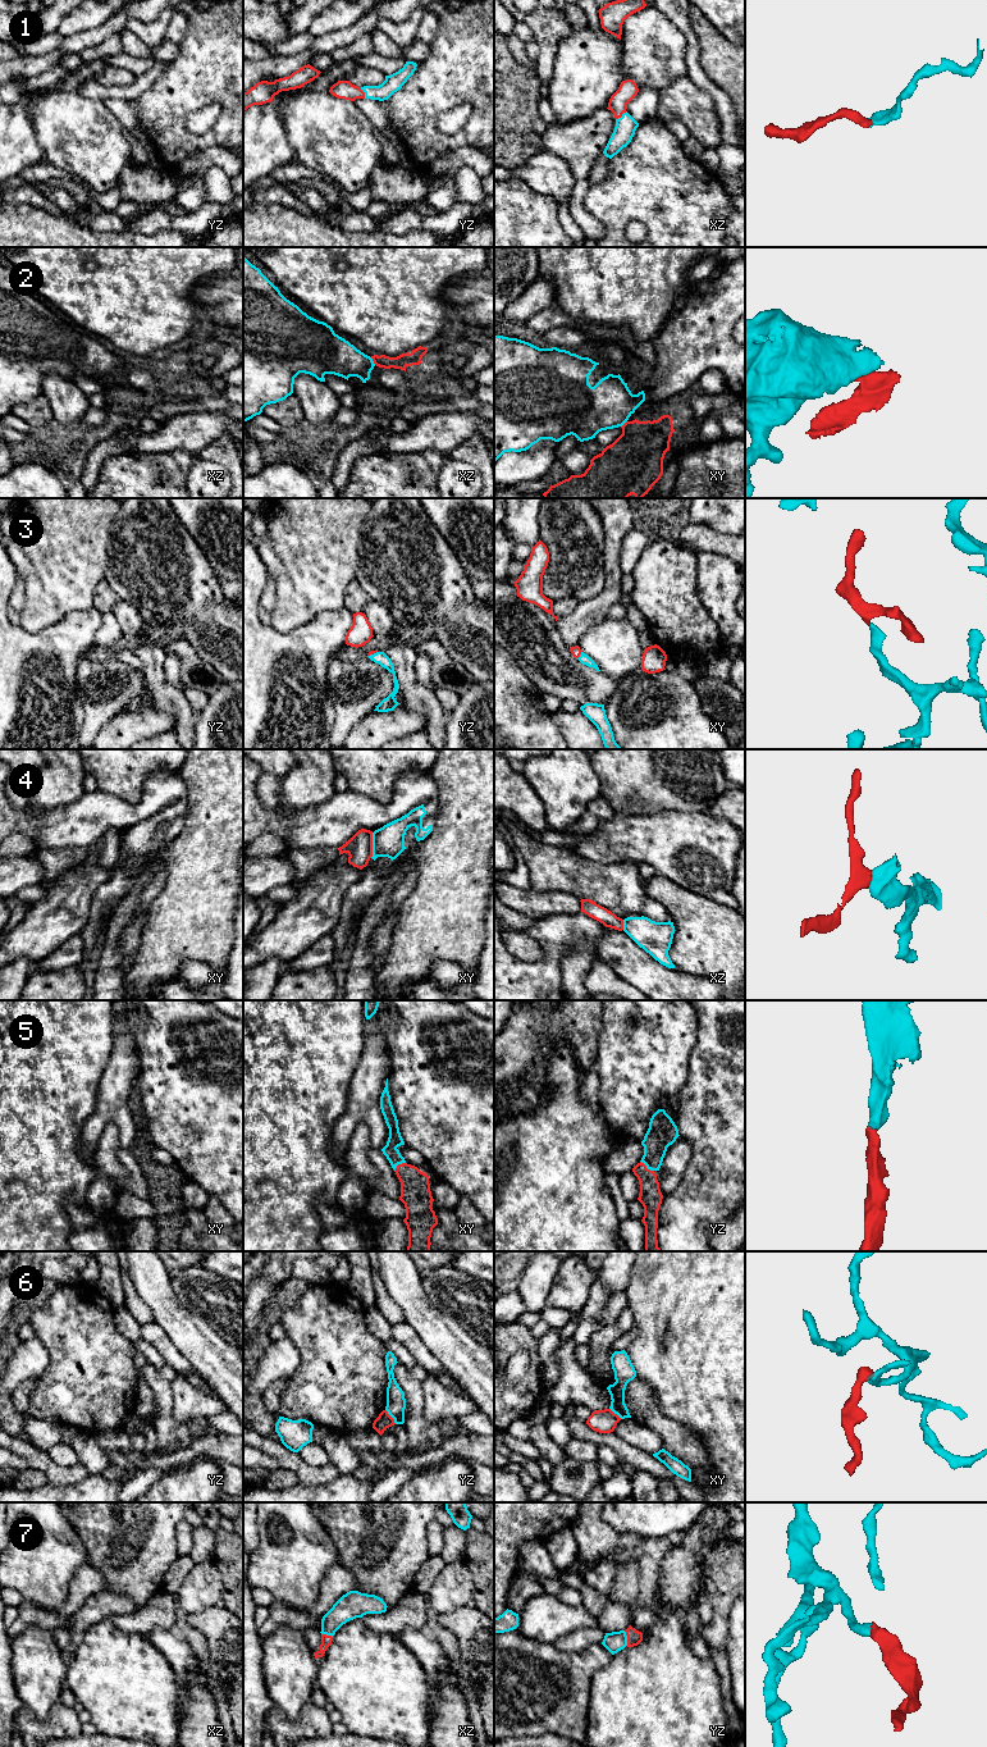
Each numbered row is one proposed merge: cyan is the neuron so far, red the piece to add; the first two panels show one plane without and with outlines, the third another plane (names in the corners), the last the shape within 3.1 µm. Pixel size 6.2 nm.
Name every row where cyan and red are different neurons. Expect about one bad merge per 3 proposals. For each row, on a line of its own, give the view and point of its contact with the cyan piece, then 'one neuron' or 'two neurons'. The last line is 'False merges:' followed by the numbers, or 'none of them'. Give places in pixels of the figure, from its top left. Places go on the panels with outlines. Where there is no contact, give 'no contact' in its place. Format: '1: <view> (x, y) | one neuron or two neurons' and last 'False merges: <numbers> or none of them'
1: xz (622, 115) | one neuron
2: xz (373, 361) | two neurons
3: xy (580, 655) | one neuron
4: xy (373, 845) | two neurons
5: yz (647, 1167) | one neuron
6: yz (391, 1415) | two neurons
7: yz (626, 1638) | one neuron
False merges: 2, 4, 6

